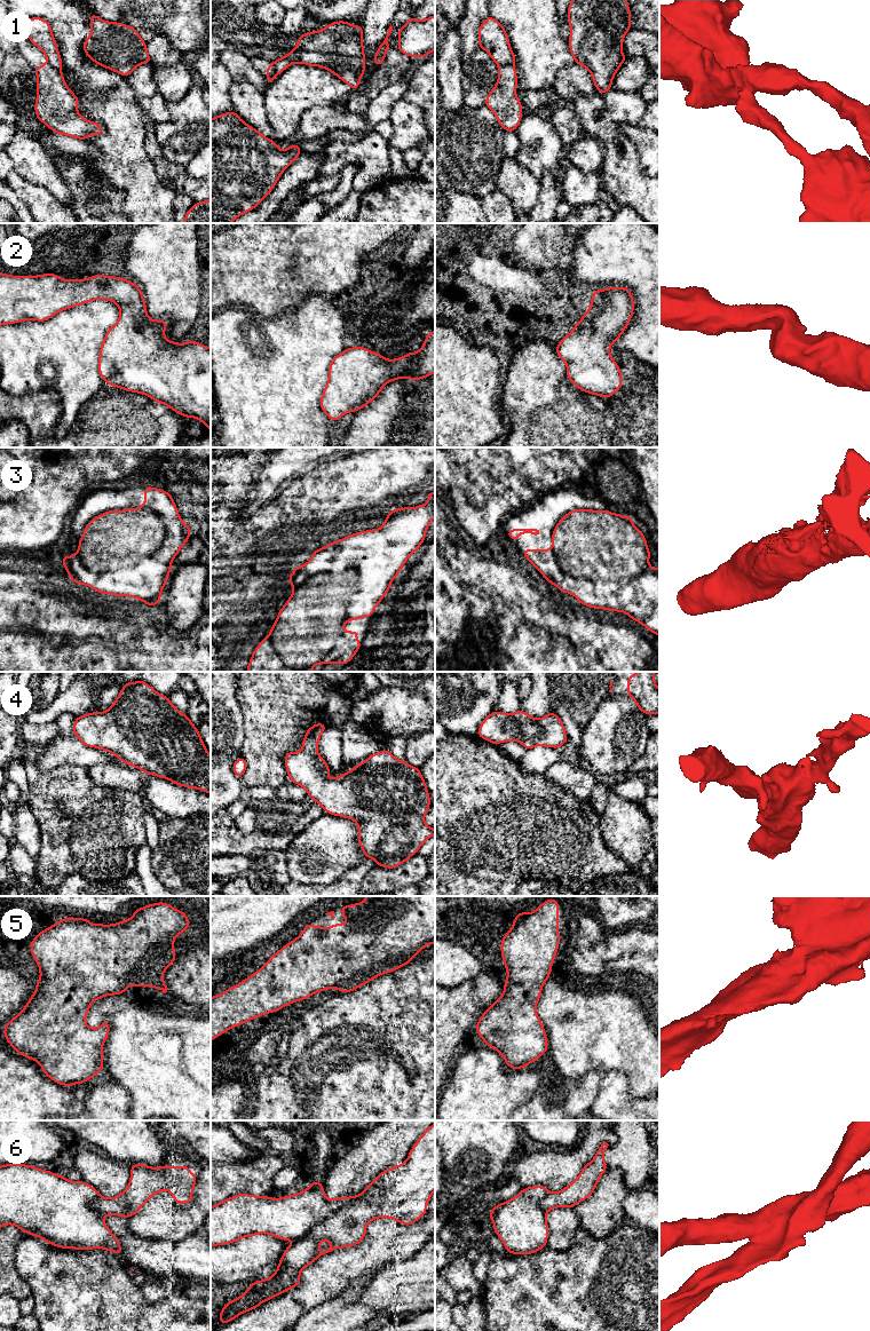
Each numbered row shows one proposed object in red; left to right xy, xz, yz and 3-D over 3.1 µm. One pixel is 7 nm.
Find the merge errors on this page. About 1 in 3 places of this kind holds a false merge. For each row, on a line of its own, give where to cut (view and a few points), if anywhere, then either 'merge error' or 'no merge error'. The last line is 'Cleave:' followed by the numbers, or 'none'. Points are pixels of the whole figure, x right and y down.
1: xz (274, 62), (274, 73), (267, 77) | merge error
2: no cut | no merge error
3: no cut | no merge error
4: no cut | no merge error
5: no cut | no merge error
6: xz (362, 1194), (294, 1242) | merge error
Cleave: 1, 6

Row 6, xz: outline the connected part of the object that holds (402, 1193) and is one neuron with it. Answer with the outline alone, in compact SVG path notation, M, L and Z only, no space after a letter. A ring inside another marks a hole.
M435 1123L429 1126L424 1134L418 1139L414 1146L411 1148L408 1159L392 1168L382 1171L362 1193L356 1202L350 1203L341 1207L339 1211L333 1213L322 1225L315 1226L306 1237L295 1241L291 1246L287 1246L282 1254L280 1261L278 1262L277 1270L266 1279L260 1279L248 1284L248 1290L238 1298L226 1304L221 1313L219 1314L219 1321L222 1324L227 1324L230 1321L237 1318L240 1314L258 1308L261 1304L272 1298L278 1297L283 1292L286 1292L293 1288L300 1285L301 1271L321 1255L332 1252L335 1249L349 1247L357 1245L366 1236L367 1225L377 1218L389 1218L396 1220L401 1225L413 1225L420 1218L426 1214L427 1204L435 1191ZM323 1241L331 1243L330 1247L322 1252L319 1244Z

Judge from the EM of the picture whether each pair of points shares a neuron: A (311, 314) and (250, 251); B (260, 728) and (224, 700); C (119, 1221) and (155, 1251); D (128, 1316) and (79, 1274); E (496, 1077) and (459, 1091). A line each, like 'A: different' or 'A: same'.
A: different
B: different
C: same
D: same
E: same

